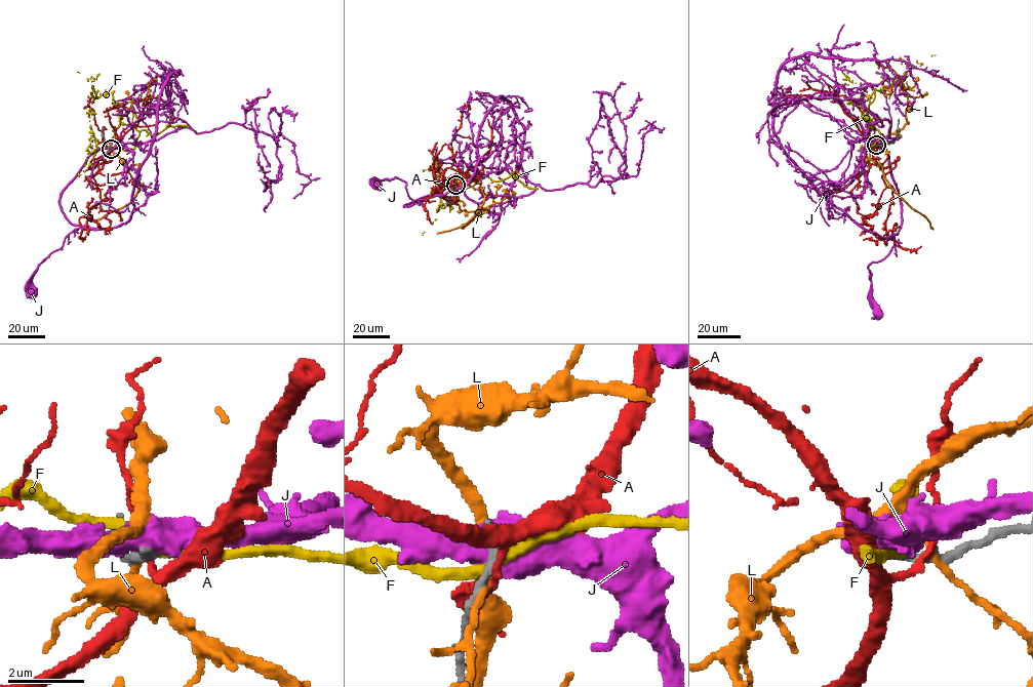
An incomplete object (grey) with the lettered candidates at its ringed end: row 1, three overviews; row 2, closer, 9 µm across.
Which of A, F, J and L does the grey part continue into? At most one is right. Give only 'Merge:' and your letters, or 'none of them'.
Merge: none of them

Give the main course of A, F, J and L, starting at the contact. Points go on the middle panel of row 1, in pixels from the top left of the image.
A: (455, 188), (443, 182), (438, 193), (453, 199), (434, 192), (427, 199), (430, 223)
F: (455, 187), (479, 184), (483, 175), (464, 189), (452, 203), (442, 208), (440, 200), (436, 219), (423, 235)
J: (455, 186), (443, 186), (404, 206), (427, 199), (412, 200), (406, 184), (396, 177), (376, 185)
L: (455, 188), (453, 179), (466, 178), (475, 189), (483, 188), (484, 202), (462, 226), (436, 233)

